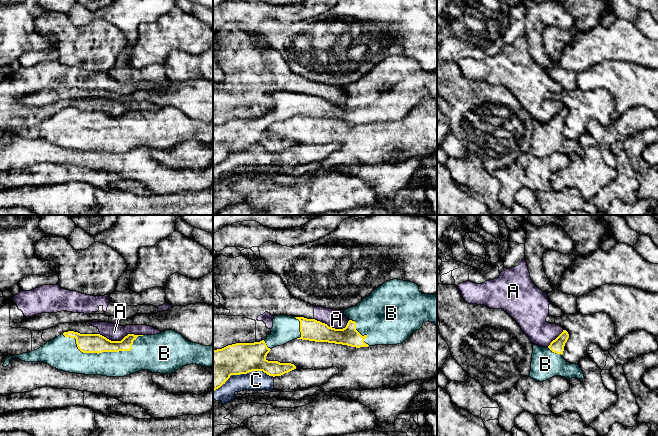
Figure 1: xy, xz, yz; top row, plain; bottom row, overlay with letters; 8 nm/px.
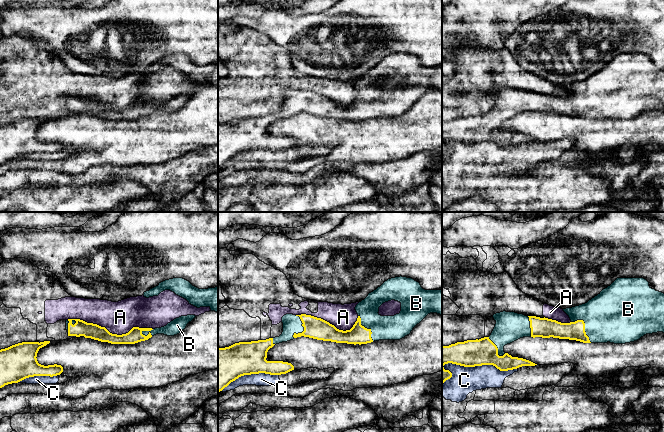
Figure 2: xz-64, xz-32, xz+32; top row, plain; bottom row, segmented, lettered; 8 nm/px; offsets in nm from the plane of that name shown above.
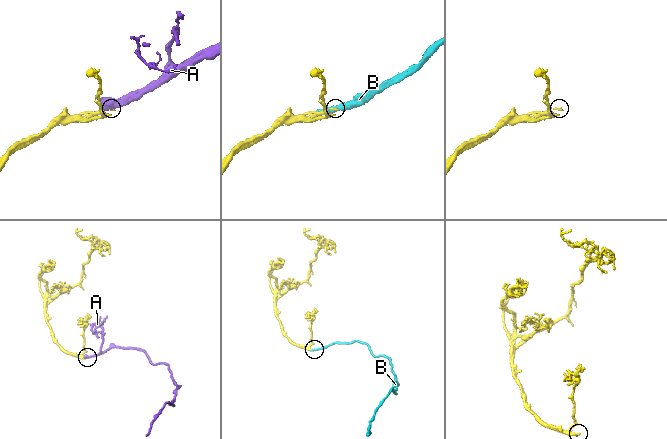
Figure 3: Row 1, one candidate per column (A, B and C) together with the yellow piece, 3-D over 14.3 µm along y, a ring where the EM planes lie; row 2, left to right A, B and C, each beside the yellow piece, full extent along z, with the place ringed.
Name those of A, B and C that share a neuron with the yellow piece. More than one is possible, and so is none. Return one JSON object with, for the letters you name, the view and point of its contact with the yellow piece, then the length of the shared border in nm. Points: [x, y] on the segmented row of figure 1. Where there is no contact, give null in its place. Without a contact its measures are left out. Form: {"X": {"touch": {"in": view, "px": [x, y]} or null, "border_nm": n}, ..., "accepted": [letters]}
{"B": {"touch": {"in": "xy", "px": [102, 351]}, "border_nm": 650}, "accepted": ["B"]}

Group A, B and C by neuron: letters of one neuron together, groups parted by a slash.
A / B / C

